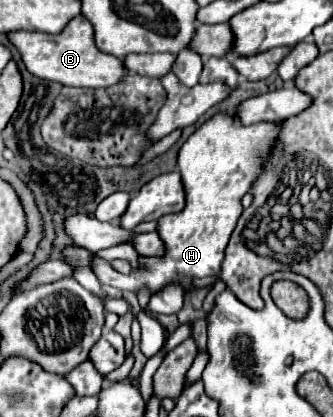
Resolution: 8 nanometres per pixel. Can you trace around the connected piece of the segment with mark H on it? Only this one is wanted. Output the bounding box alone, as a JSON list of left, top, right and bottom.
[92,111,282,293]

